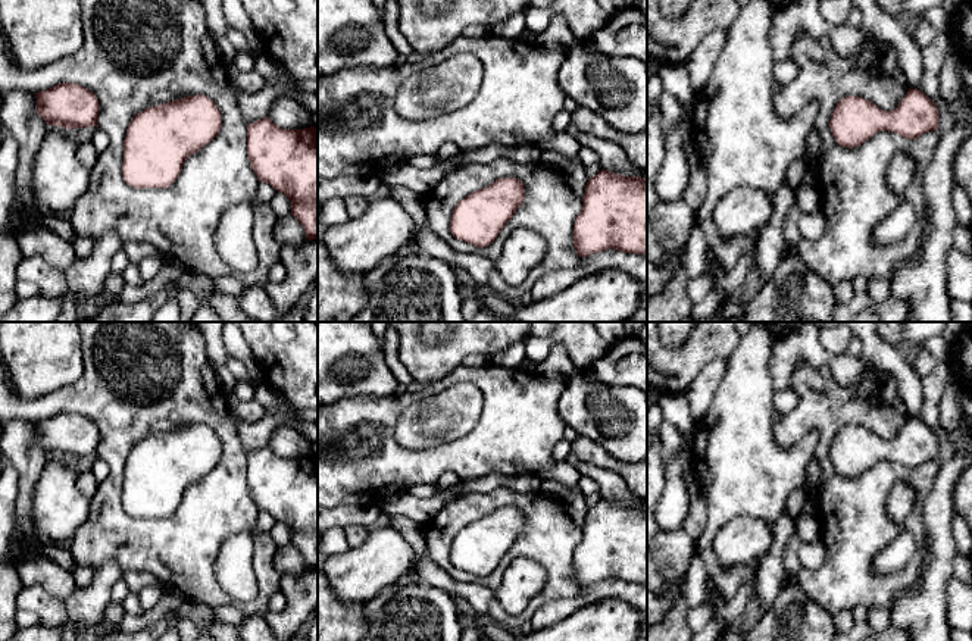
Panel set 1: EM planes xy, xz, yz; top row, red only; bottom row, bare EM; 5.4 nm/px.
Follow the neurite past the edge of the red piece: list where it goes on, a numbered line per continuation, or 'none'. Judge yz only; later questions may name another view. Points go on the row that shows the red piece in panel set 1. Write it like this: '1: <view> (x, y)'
none

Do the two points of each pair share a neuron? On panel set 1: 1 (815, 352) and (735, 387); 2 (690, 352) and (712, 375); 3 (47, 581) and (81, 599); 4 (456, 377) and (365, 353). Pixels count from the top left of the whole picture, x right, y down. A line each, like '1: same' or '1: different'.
1: different
2: different
3: different
4: different

